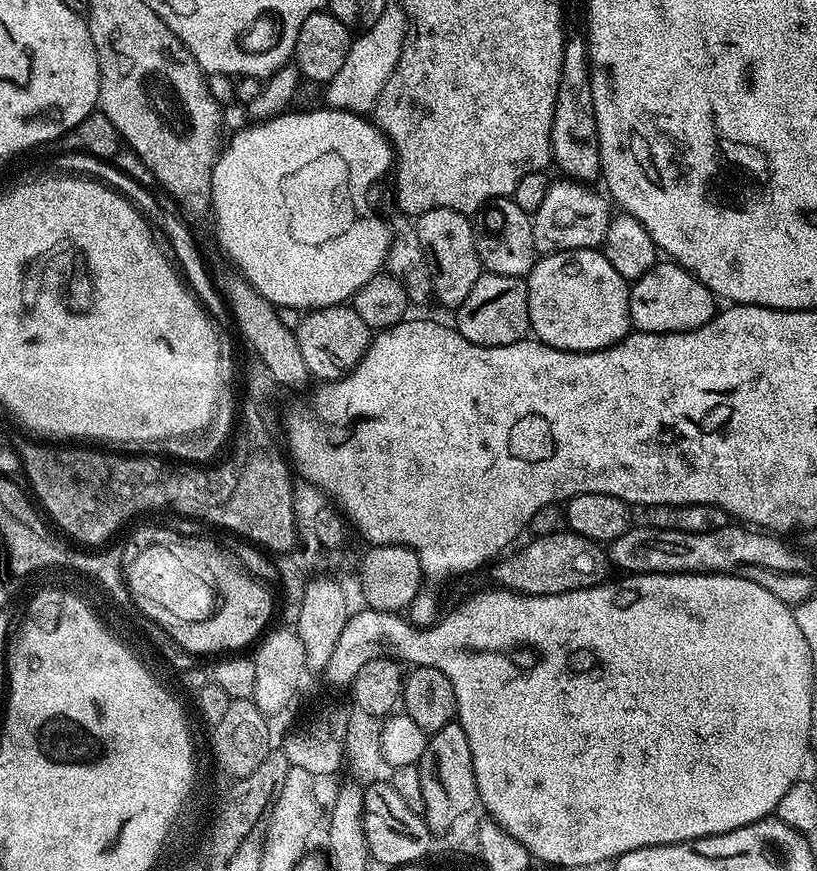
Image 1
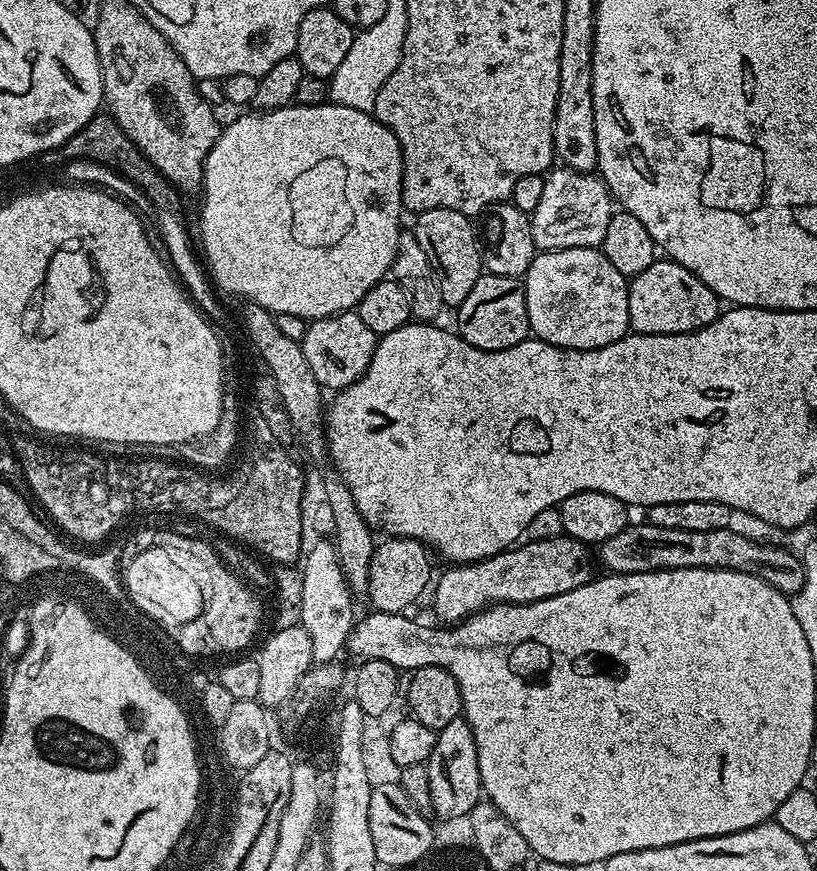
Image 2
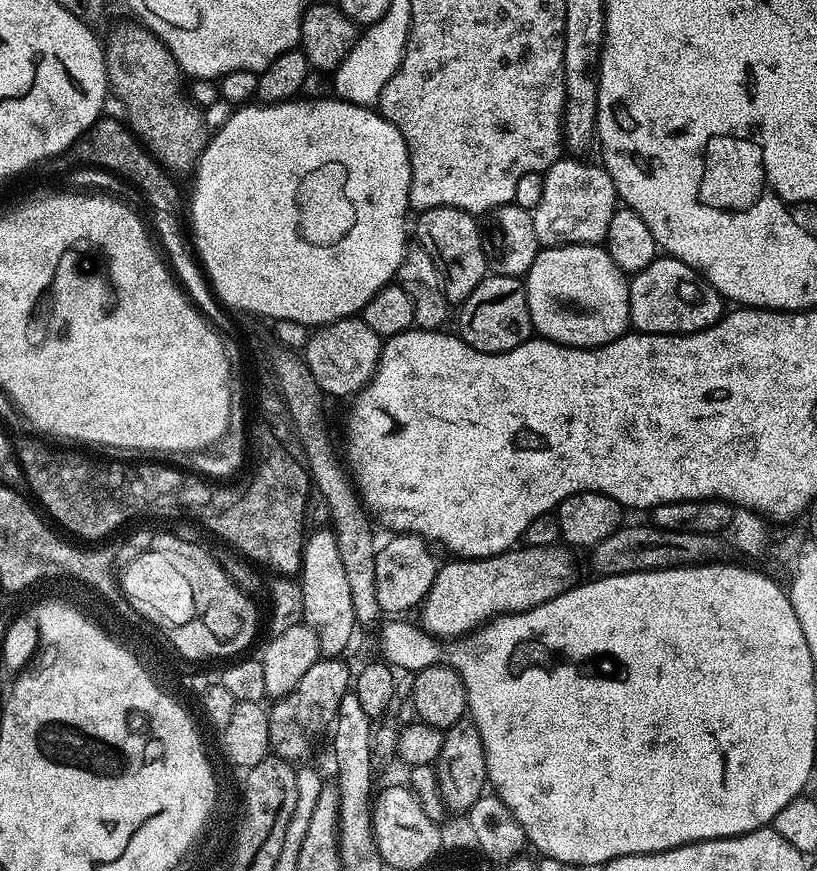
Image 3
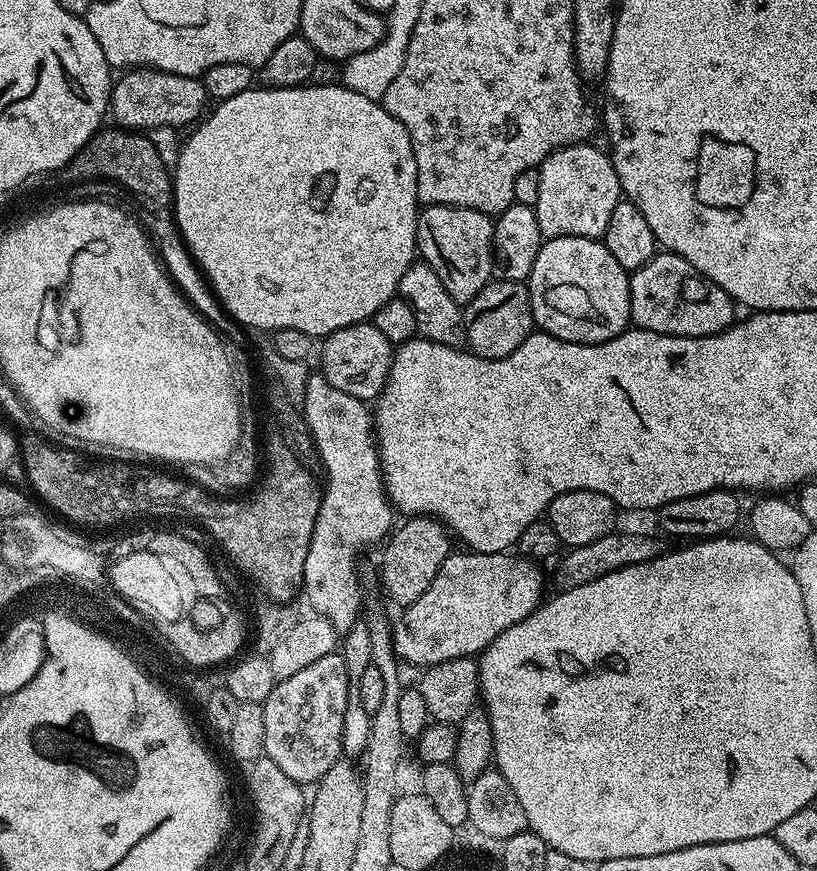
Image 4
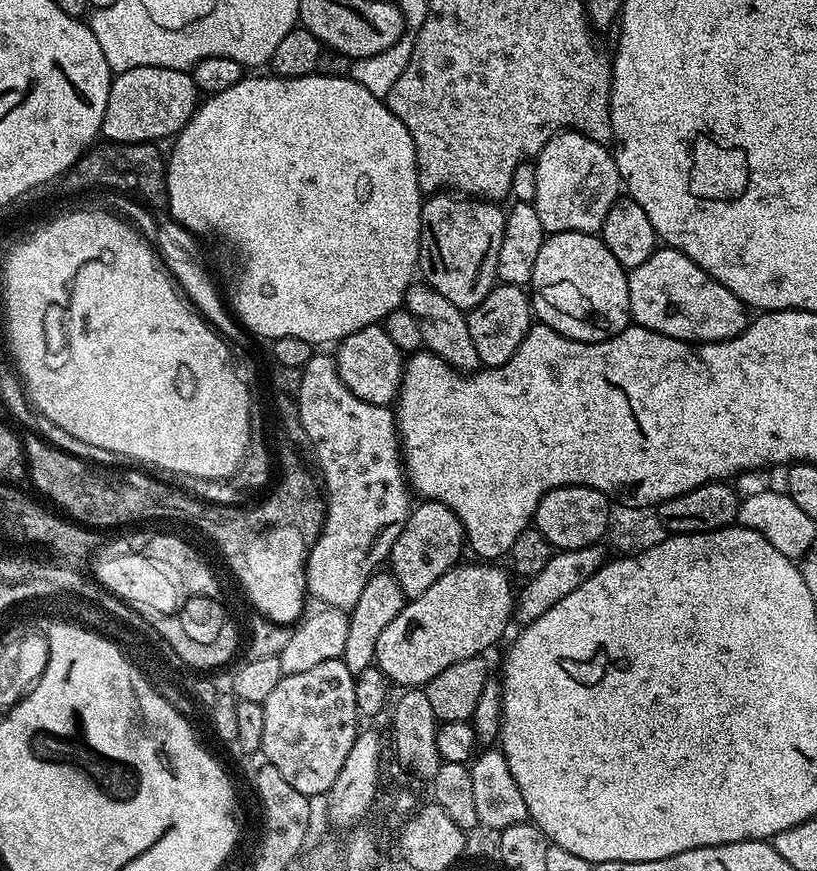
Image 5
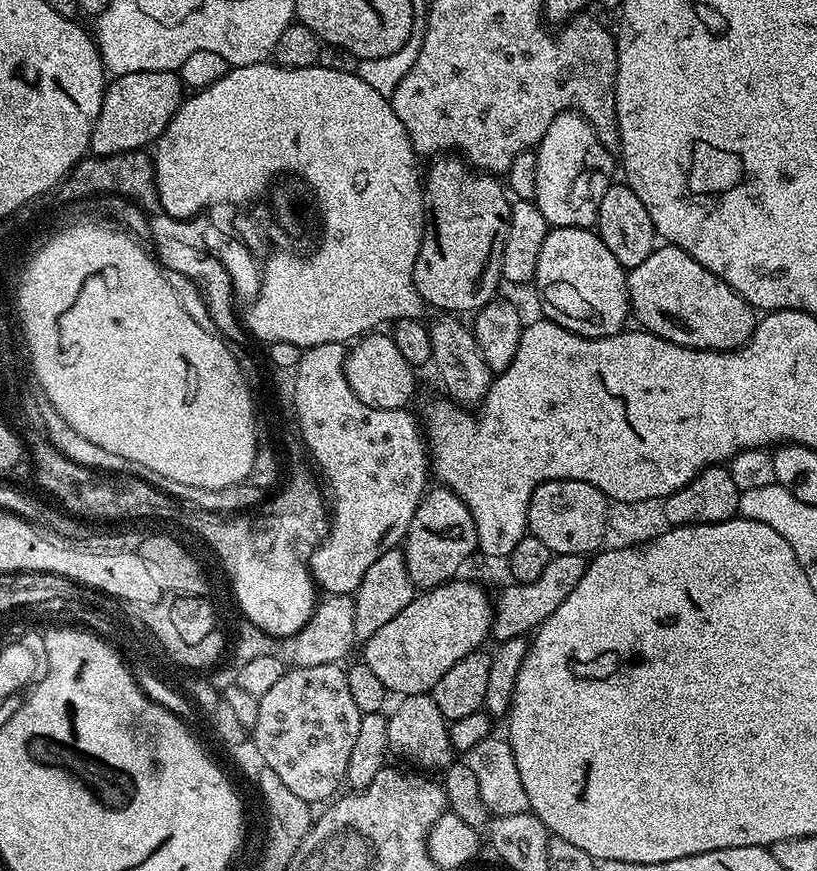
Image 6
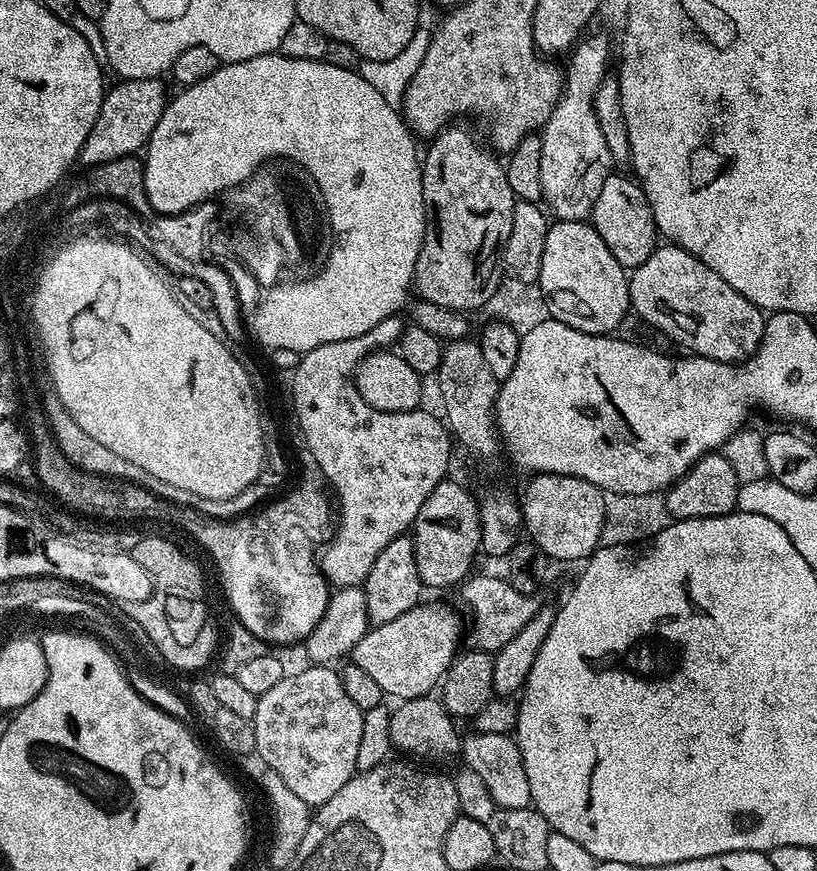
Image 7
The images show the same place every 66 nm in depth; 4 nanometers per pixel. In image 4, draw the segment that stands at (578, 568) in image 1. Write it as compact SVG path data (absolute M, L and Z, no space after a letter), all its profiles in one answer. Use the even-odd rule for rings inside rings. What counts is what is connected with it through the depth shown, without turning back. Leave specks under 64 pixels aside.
M459 550L460 552L453 551L442 562L442 566L438 570L438 574L434 574L434 582L430 582L430 586L426 586L426 594L422 594L422 598L415 600L413 604L407 605L403 609L404 612L400 616L400 621L395 622L392 631L392 644L393 650L396 653L397 661L405 664L417 664L417 669L423 670L431 668L432 665L438 662L446 662L447 660L453 660L454 658L462 658L463 656L475 657L477 654L484 651L484 649L490 646L490 642L494 642L494 638L498 638L498 634L502 634L510 626L514 626L518 622L525 620L531 612L535 612L542 603L542 597L544 592L544 572L539 563L535 560L525 560L523 556L519 554L505 554L502 552L474 552L471 550Z

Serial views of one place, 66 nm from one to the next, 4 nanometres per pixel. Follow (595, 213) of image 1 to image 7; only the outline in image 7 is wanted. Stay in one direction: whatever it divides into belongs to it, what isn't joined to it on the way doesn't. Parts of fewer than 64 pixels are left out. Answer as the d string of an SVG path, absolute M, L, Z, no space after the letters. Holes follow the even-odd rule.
M587 36L575 45L571 53L573 56L566 67L564 90L539 133L542 142L543 203L556 220L588 220L598 193L602 191L602 182L606 182L614 168L606 138L602 138L596 108L592 104L609 71L608 59L612 52L614 56L614 48L608 45L604 36Z

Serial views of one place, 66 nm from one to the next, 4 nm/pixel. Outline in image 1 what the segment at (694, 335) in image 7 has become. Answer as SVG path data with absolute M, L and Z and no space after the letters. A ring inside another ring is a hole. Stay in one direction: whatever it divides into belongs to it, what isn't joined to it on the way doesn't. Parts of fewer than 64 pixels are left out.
M657 262L628 290L628 319L631 327L638 332L693 332L698 330L698 326L706 326L706 322L710 322L717 311L717 297L712 295L705 284L698 282L698 278L694 278L675 262Z

